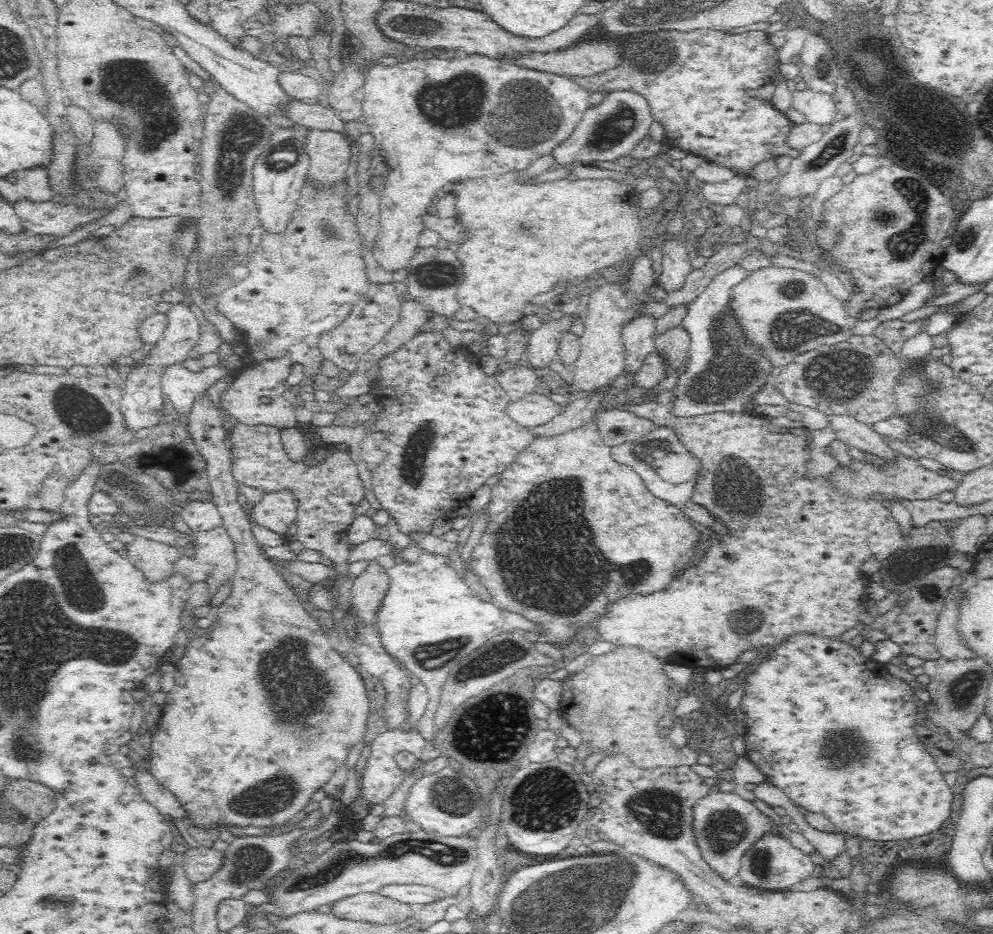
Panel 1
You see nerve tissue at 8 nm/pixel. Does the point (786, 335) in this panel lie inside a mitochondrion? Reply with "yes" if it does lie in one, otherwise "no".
yes

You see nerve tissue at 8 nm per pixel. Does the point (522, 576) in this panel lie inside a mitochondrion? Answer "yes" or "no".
yes

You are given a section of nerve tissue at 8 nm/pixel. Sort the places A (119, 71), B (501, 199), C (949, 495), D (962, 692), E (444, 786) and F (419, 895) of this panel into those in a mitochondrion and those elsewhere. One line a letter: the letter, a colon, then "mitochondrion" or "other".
A: mitochondrion
B: other
C: other
D: mitochondrion
E: mitochondrion
F: other

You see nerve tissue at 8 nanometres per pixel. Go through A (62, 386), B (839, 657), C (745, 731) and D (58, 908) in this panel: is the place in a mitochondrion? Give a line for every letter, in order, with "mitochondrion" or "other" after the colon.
A: mitochondrion
B: other
C: other
D: mitochondrion

